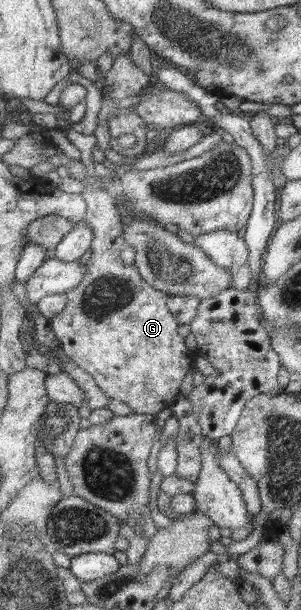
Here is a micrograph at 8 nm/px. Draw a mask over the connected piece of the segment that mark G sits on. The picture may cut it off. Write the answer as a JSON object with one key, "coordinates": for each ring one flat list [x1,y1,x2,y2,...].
{"coordinates":[[47,143,45,153,46,162,50,162,55,167,55,171,61,166,66,167,70,177,86,186,86,189,80,193,87,202,84,221,93,232,90,245,92,253,90,260,85,264,87,271,74,288,65,292,68,299,67,306,60,314,56,314,49,320,50,328,56,335,64,354,91,374,106,396,112,400,125,402,134,413,156,415,160,410,171,405,181,394,179,391,181,384,194,364,195,355,186,347,184,337,178,335,177,327,180,324,168,309,169,295,146,282,133,263,123,263,120,258,120,252,125,248,122,224,124,220,120,217,124,214,120,213,120,205,116,197,112,196,106,188,101,188,100,178,96,177,96,174,88,175,84,164,66,157,55,143]]}

